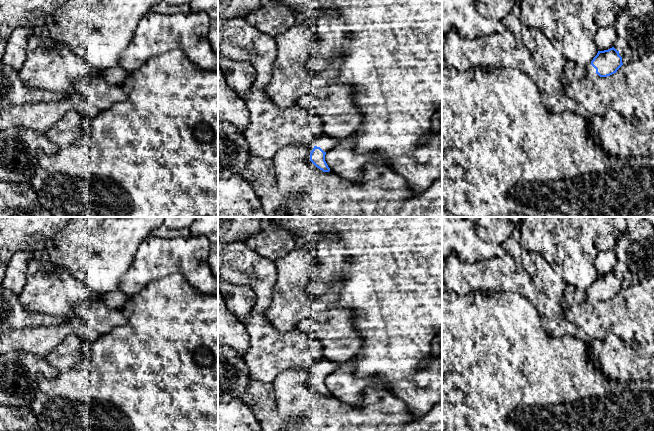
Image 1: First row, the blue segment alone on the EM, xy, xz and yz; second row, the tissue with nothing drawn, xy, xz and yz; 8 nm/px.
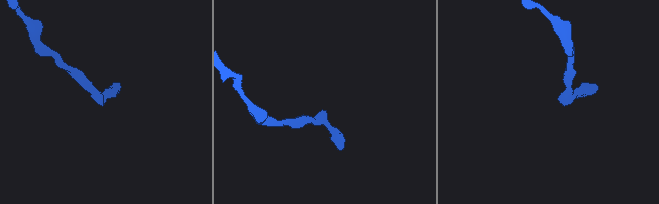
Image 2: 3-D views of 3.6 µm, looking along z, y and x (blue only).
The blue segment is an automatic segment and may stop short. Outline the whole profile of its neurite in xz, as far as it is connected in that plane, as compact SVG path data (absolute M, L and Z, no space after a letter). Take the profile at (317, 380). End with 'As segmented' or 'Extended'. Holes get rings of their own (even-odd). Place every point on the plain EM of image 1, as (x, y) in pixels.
M321 359L314 362L312 366L312 375L310 377L310 385L323 396L329 396L325 385L326 377L340 367L340 363L327 359Z. Extended

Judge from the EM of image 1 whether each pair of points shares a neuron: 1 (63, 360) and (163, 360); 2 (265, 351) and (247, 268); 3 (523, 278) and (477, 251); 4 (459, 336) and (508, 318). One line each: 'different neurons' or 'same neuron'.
1: different neurons
2: same neuron
3: different neurons
4: same neuron

